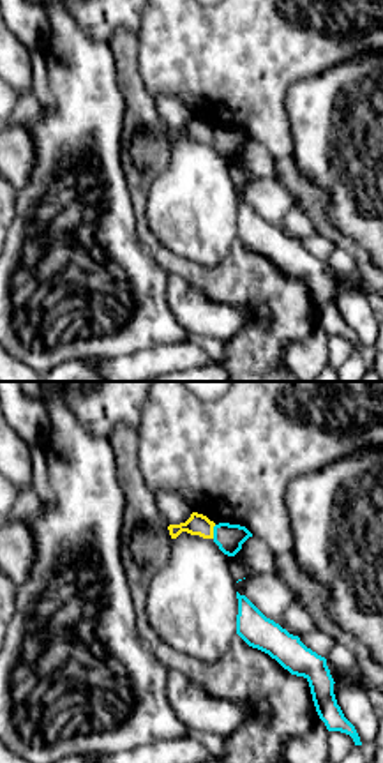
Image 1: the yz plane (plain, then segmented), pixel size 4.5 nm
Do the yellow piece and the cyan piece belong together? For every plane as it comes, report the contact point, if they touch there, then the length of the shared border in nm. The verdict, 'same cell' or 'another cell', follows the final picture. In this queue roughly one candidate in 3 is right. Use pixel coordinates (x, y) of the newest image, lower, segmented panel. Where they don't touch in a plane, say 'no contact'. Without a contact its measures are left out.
meets yellow at (212, 532); contact 70 nm long

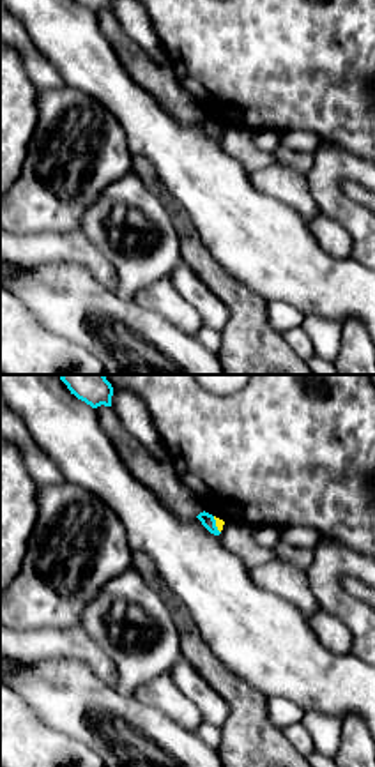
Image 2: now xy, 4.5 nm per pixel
meets yellow at (216, 525); contact 90 nm long

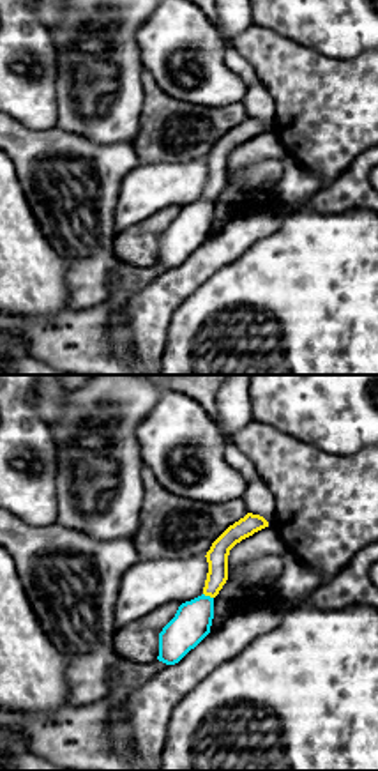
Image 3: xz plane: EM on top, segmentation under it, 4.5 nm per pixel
meets yellow at (209, 595); contact 50 nm long

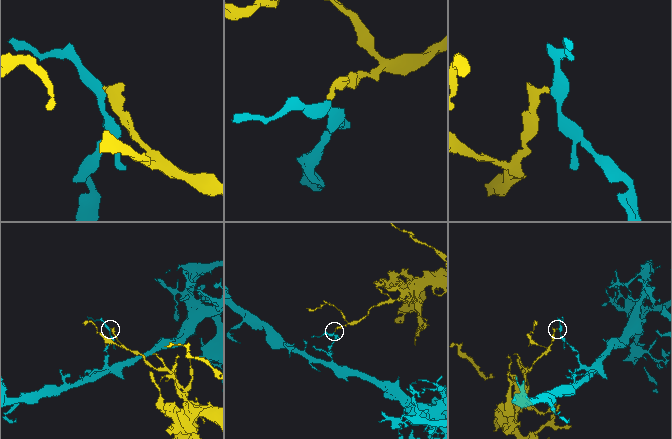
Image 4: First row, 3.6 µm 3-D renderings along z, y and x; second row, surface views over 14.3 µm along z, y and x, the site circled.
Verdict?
another cell

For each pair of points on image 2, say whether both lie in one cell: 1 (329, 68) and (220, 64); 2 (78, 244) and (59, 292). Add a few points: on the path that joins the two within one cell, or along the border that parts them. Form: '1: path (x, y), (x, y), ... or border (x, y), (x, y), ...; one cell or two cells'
1: path (303, 64), (246, 64); one cell
2: border (57, 260), (82, 265), (105, 288); two cells

